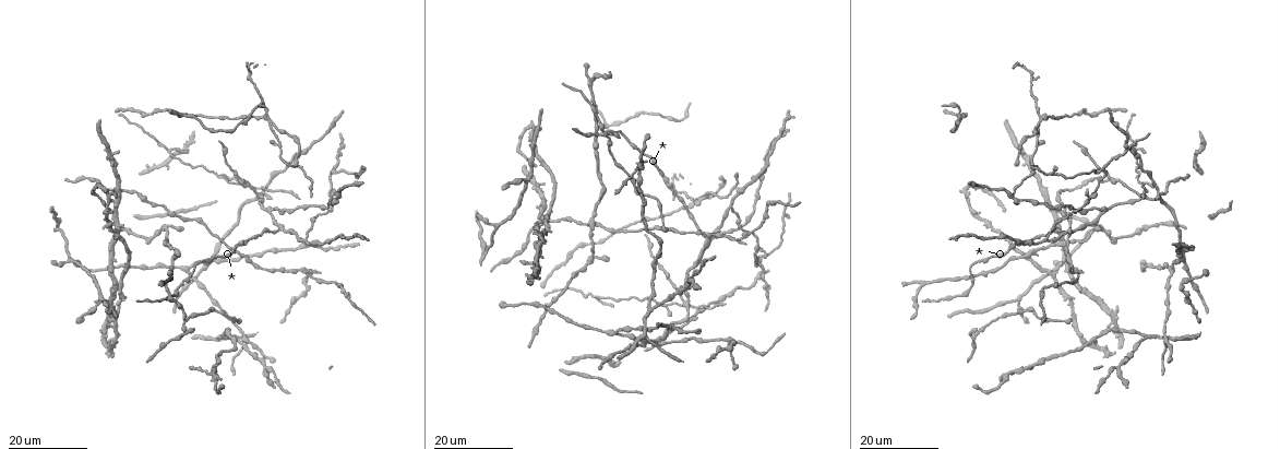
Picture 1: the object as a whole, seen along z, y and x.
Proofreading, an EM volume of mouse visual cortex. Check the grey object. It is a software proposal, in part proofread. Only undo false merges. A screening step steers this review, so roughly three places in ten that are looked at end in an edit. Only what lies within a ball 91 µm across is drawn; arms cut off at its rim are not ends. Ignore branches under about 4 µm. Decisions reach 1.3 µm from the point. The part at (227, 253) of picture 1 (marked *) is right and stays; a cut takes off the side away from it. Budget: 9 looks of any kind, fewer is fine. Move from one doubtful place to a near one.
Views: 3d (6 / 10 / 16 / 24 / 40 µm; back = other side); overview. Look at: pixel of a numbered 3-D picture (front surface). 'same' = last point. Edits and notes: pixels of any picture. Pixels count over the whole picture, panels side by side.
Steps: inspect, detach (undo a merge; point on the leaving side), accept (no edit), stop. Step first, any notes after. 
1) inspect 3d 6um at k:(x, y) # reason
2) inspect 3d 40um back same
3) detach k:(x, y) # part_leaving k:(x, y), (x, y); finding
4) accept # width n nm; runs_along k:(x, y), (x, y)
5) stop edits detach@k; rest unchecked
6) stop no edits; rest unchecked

inspect 3d 24um at 1:(1039, 117) # looks like a crossing

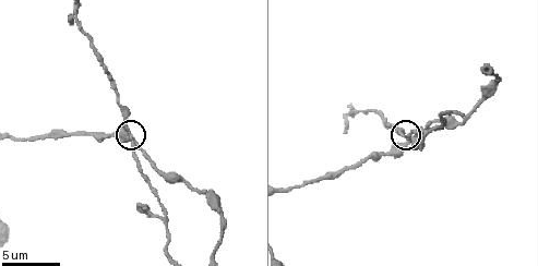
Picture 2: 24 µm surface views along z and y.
inspect 3d 6um at 2:(132, 137) # closer look

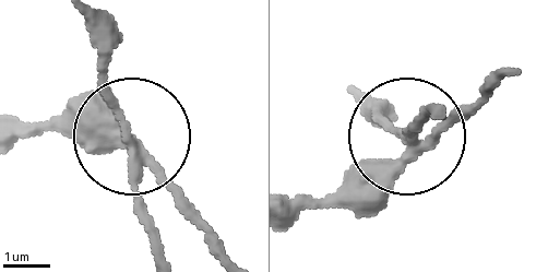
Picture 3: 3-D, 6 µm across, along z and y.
detach 3:(110, 94) # arms 4; part_leaving 3:(137, 165), (137, 208), (156, 255); a second neuron is stuck on

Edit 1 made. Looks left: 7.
inspect overview

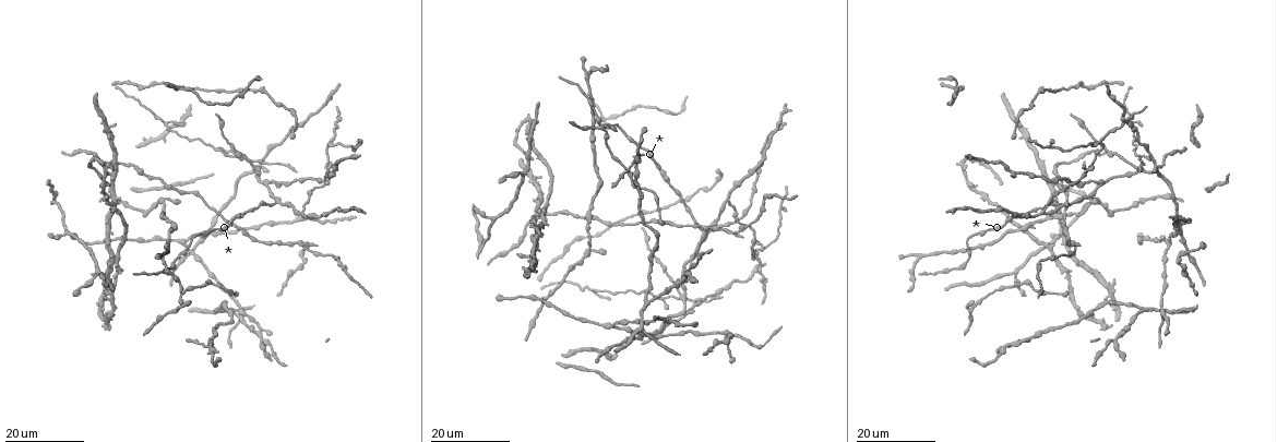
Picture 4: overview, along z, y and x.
inspect 3d 24um at 4:(704, 233) # side arm on a straight run

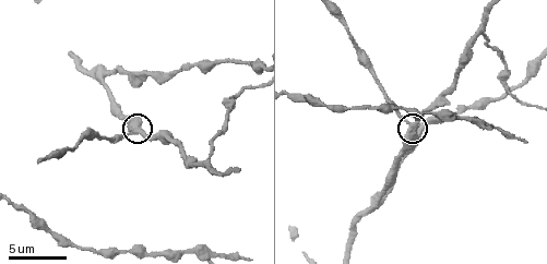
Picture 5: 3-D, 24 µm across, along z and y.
inspect 3d 10um at 5:(413, 129)

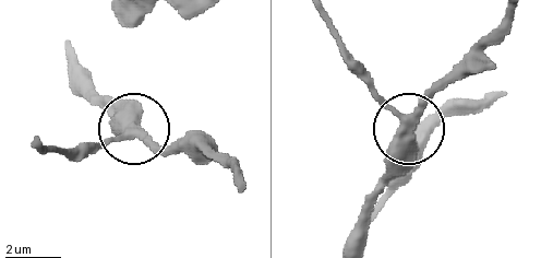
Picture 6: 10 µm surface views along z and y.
accept # side_arm 66 um; runs_along 6:(315, 10), (353, 73), (407, 126), (464, 62); all the same neuron

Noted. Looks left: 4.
inspect 3d 16um at 4:(264, 164) # a fork

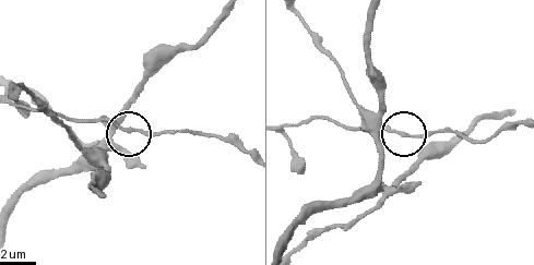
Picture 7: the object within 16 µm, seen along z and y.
inspect 3d 10um at 7:(400, 134)

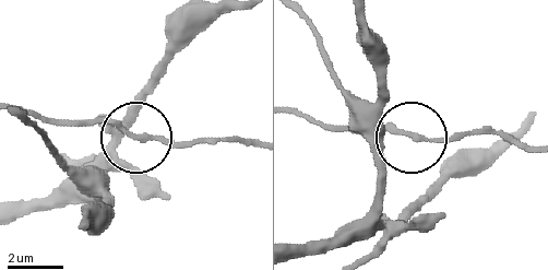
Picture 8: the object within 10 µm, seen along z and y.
accept # arms 3; all the same neuron

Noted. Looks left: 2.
inspect 3d 6um at 5:(483, 32) # side arm on a straight run

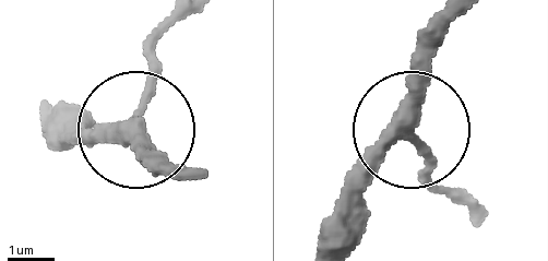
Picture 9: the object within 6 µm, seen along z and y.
inspect 3d 6um back at 9:(410, 129)

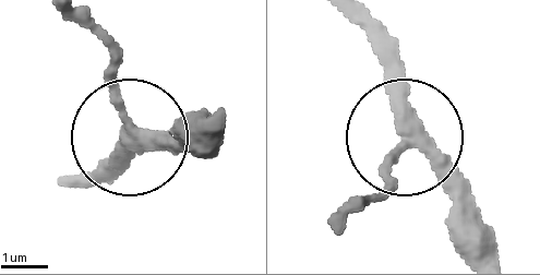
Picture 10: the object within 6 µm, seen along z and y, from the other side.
detach 10:(117, 72) # part_leaving 10:(126, 124), (109, 58), (86, 23); a second neuron is stuck on

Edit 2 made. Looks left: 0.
stop edits detach@3, detach@10; rest unchecked

